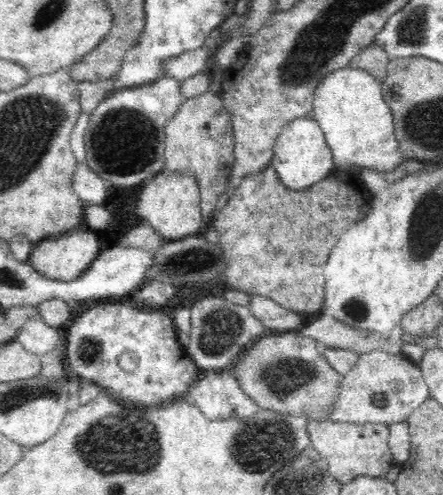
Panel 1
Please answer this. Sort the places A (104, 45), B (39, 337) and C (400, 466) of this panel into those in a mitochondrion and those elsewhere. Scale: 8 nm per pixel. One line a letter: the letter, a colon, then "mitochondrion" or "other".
A: other
B: other
C: other

